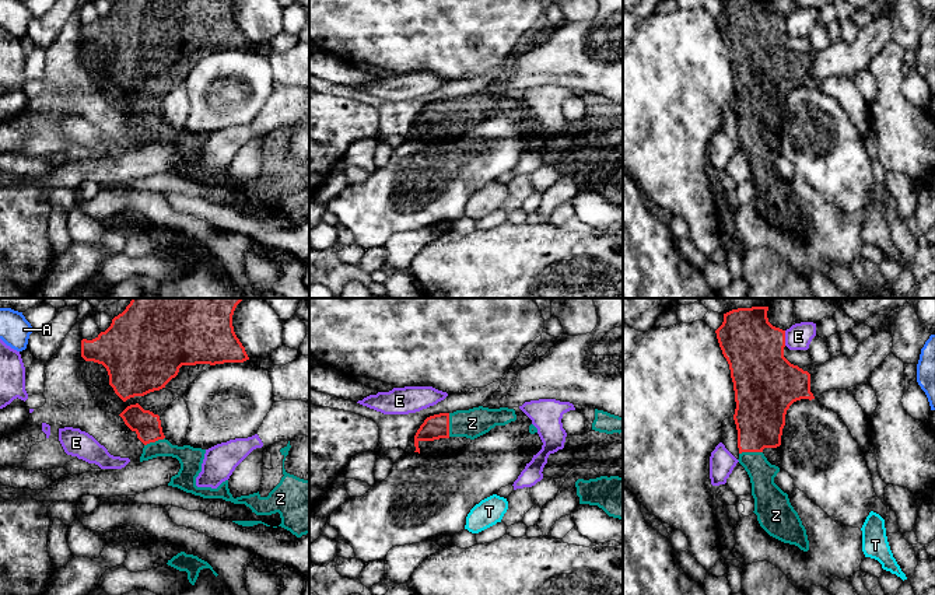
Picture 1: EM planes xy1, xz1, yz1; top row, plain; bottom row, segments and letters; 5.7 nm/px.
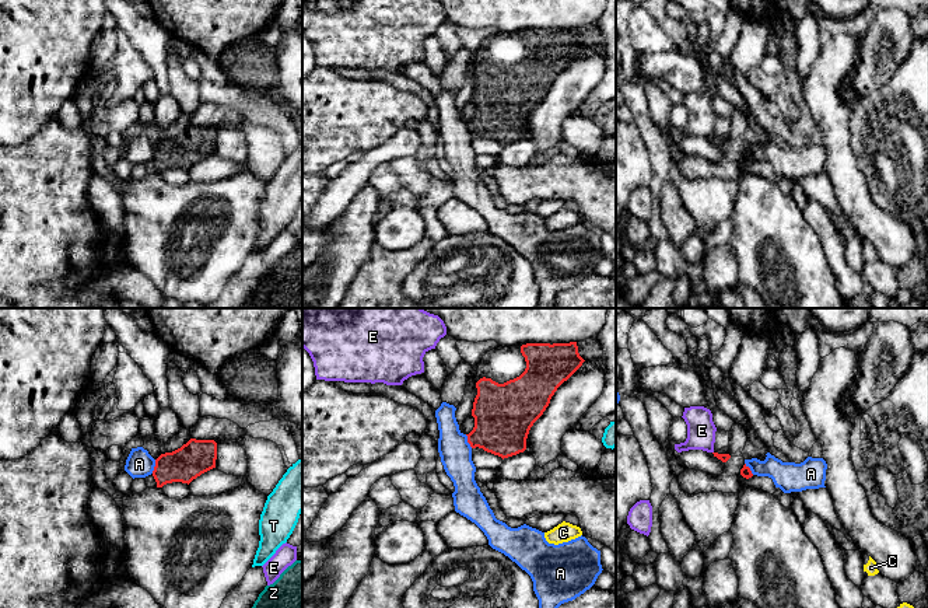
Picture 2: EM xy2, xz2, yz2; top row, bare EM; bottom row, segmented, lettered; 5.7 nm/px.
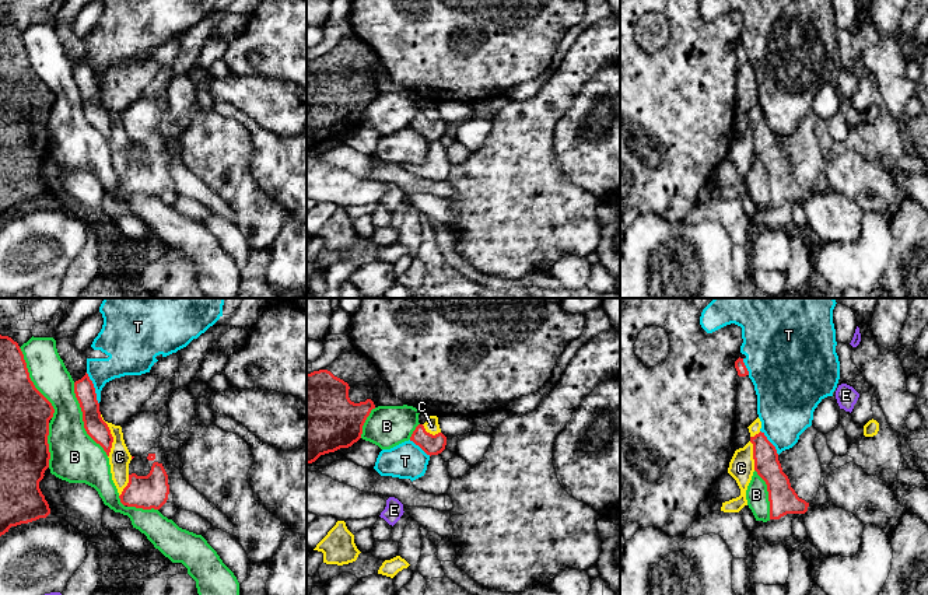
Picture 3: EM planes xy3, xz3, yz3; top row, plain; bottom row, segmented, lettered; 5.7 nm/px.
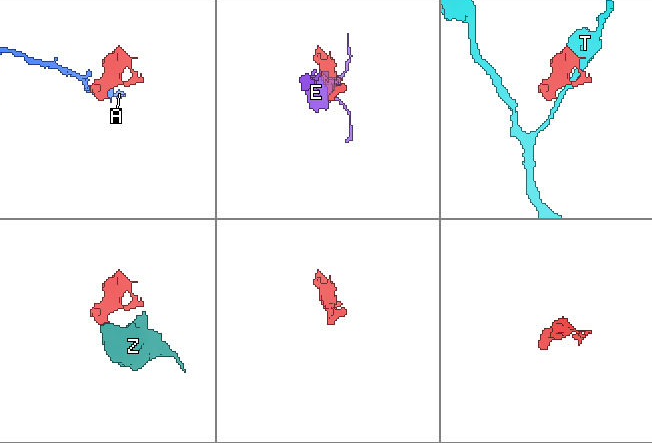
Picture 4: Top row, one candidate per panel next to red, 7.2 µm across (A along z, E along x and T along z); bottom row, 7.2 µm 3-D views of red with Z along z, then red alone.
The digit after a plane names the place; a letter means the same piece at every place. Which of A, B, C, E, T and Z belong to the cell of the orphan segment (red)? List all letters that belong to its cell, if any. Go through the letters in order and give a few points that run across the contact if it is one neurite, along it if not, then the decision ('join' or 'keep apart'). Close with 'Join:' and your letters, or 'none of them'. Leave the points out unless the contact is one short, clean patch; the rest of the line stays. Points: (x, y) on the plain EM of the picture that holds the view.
A: xy2 (156, 146), (151, 159) | keep apart
B: keep apart
C: keep apart
E: keep apart
T: keep apart
Z: xz1 (434, 114), (448, 111), (472, 109) | join
Join: Z

